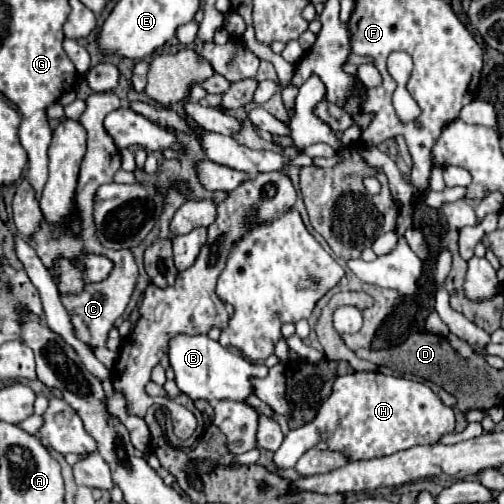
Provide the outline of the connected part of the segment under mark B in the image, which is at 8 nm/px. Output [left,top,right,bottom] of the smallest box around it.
[167,334,267,402]

